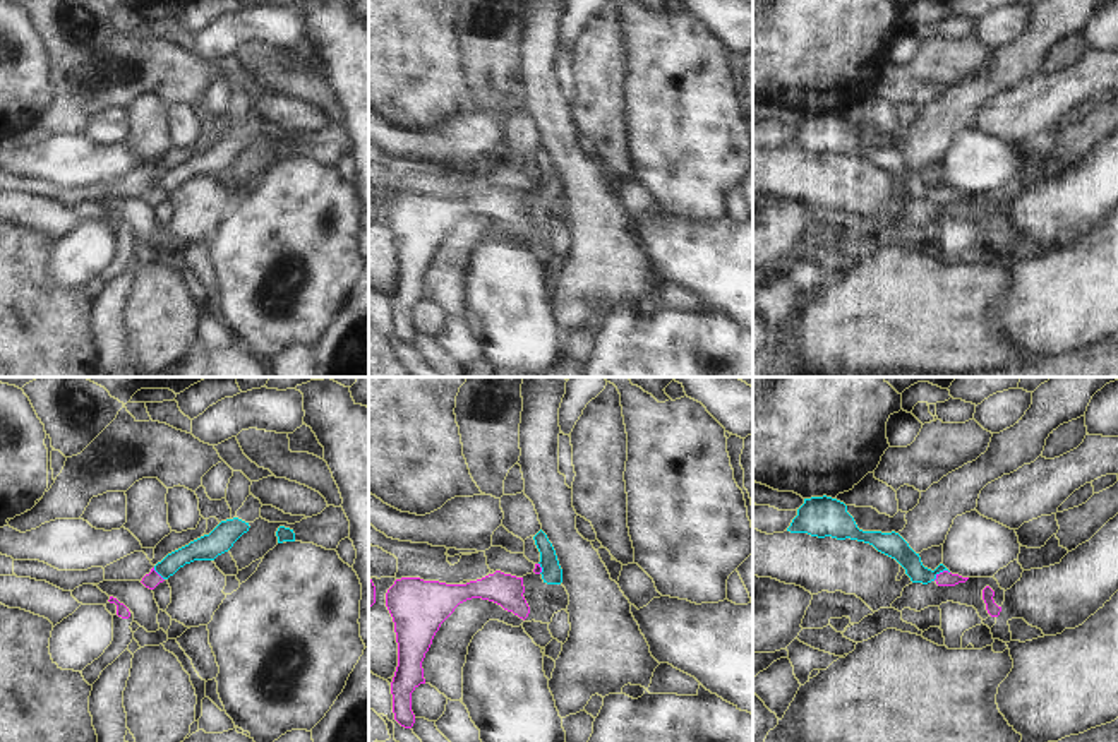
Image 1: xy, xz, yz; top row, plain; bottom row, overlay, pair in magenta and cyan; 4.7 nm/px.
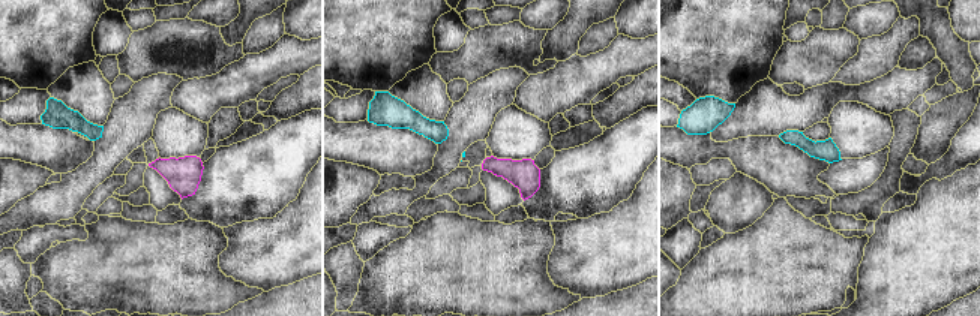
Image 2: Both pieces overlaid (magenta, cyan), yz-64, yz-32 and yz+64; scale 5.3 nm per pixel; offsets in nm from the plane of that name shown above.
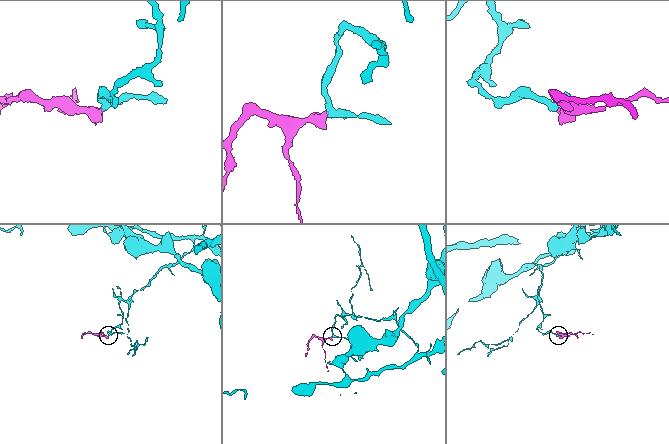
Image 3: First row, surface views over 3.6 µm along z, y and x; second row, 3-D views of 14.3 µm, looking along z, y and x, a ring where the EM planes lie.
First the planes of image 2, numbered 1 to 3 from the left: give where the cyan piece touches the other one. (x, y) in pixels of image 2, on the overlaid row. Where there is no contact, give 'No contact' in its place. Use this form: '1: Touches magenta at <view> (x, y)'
1: No contact
2: No contact
3: No contact.

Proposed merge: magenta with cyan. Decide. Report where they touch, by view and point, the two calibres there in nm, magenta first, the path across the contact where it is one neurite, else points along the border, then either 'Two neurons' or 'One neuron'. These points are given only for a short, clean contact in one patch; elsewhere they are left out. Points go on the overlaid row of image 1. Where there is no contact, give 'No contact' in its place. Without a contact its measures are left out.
Touches magenta at yz (940, 573). Thickness 70 nm (magenta) against 110 nm. Path across: yz (945, 578), (940, 573), (923, 574), (895, 547). One neuron.

